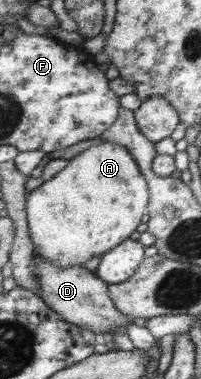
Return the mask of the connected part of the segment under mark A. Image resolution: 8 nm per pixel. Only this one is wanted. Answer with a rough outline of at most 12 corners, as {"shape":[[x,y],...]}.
{"shape":[[103,140],[28,193],[35,255],[83,265],[139,227],[150,186]]}

